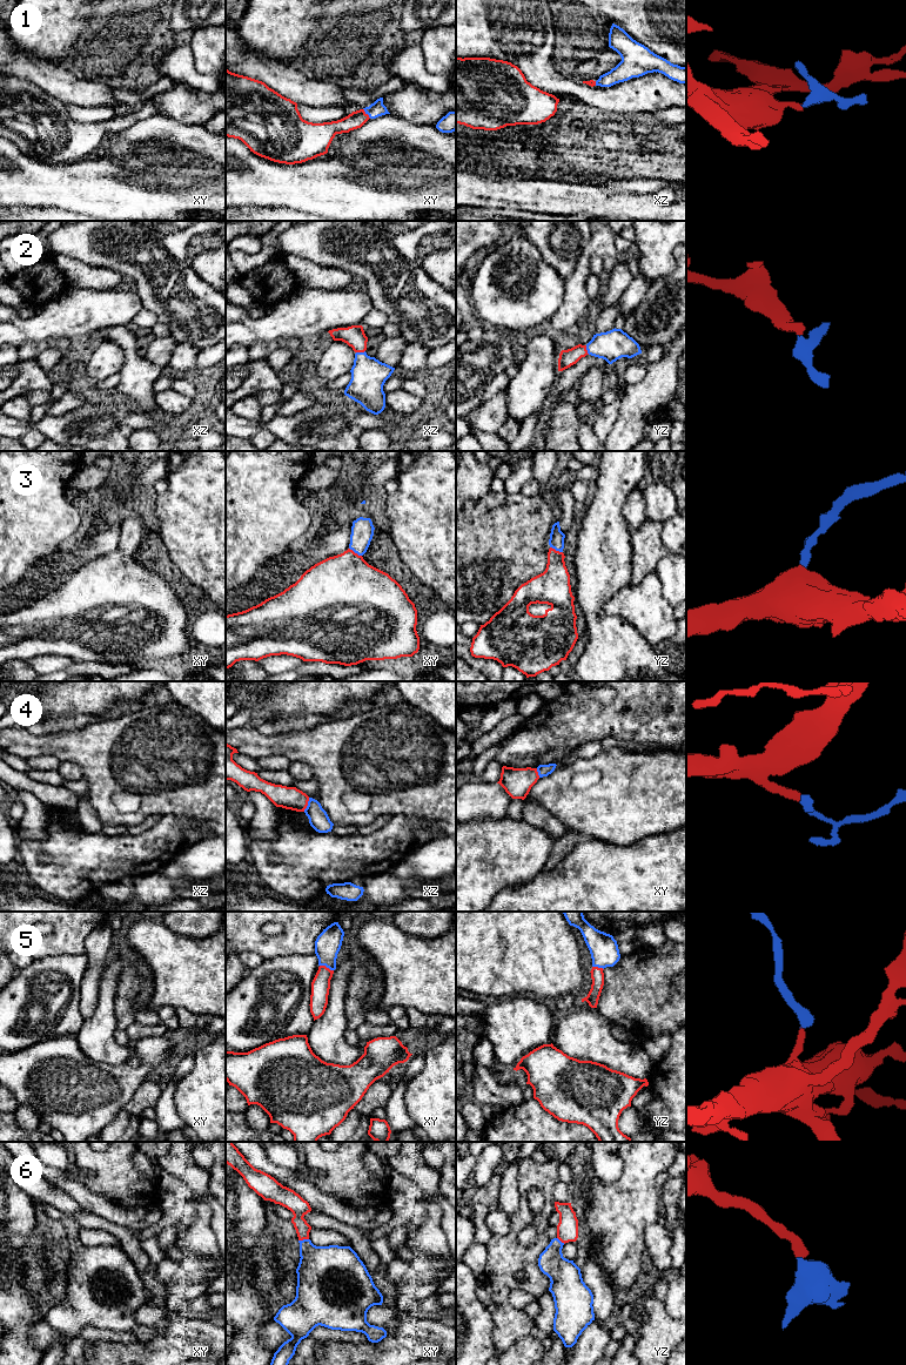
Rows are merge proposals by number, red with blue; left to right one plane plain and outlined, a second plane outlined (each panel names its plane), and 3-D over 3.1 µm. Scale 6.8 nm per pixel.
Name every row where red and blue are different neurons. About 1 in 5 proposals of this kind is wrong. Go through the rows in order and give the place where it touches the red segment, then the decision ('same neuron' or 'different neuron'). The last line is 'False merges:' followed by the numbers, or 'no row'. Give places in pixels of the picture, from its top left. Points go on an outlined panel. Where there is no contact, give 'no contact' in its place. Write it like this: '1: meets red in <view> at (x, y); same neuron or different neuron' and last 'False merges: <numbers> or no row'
1: meets red in xy at (364, 113); same neuron
2: meets red in xz at (360, 351); same neuron
3: meets red in xy at (354, 552); same neuron
4: meets red in xz at (307, 805); different neuron
5: meets red in xy at (327, 968); same neuron
6: meets red in xy at (303, 1238); same neuron
False merges: 4

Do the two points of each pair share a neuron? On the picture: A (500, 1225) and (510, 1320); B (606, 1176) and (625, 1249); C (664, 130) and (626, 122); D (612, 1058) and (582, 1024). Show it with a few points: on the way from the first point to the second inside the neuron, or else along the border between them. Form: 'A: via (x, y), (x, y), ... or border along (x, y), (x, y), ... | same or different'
A: border along (509, 1216), (510, 1229), (503, 1235), (492, 1235) | different
B: border along (624, 1162), (622, 1175), (608, 1184), (589, 1168) | different
C: via (656, 121), (636, 122) | same
D: via (605, 1050), (588, 1033) | same

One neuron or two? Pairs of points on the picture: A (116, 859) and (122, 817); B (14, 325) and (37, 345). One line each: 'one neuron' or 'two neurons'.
A: two neurons
B: two neurons

